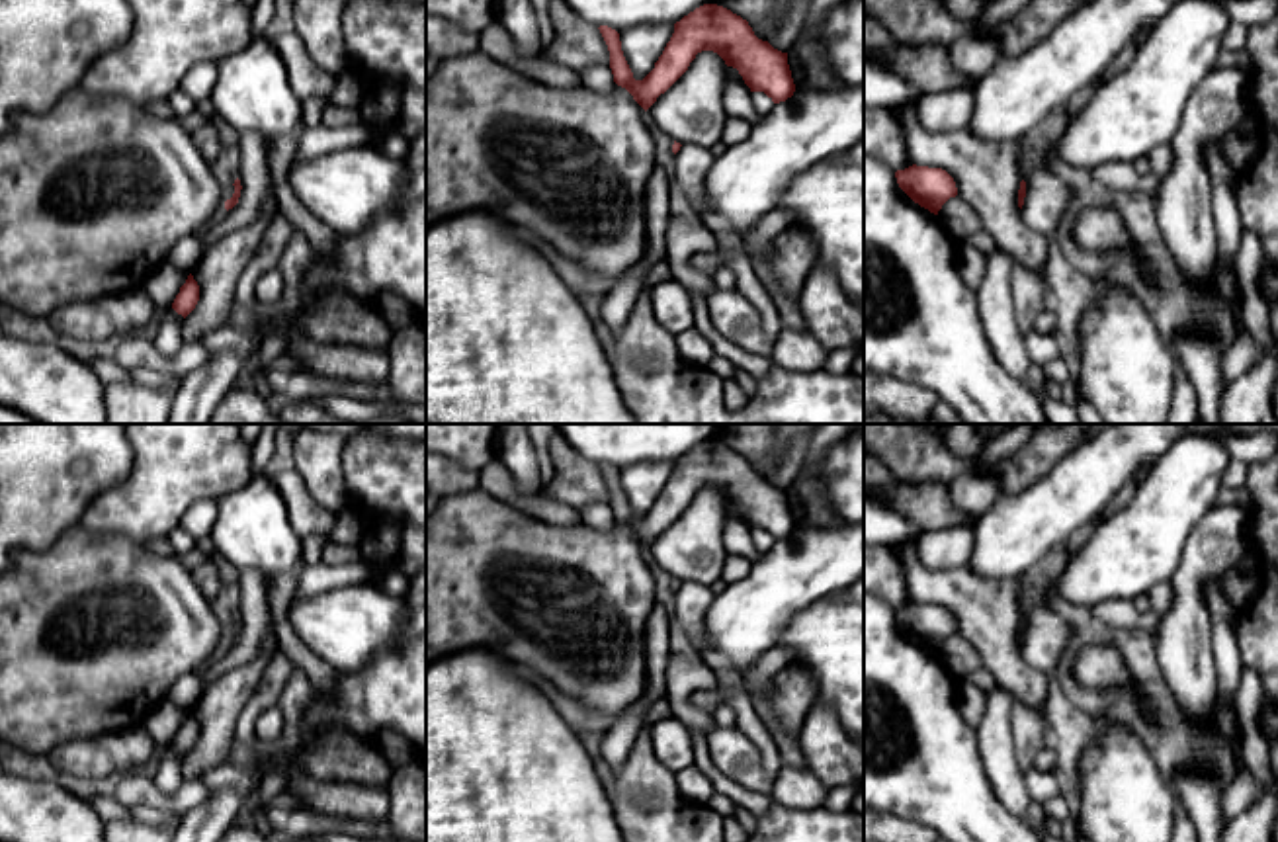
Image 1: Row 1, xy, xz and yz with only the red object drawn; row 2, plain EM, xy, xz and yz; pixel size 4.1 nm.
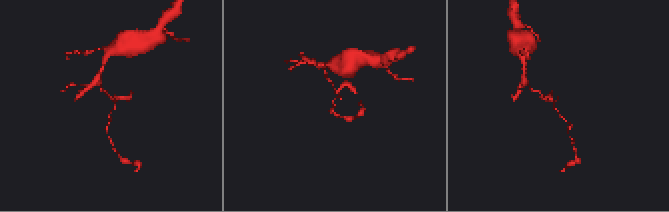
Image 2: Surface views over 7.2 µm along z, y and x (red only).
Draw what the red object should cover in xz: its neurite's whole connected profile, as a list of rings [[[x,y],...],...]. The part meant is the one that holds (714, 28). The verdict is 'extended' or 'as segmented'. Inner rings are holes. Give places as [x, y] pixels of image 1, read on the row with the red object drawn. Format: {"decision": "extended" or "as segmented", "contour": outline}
{"decision": "as segmented", "contour": [[[703,4],[674,23],[670,41],[643,80],[633,78],[619,33],[608,25],[598,29],[610,51],[614,82],[625,88],[645,111],[702,51],[717,53],[727,66],[739,70],[750,92],[764,92],[774,104],[786,102],[795,92],[788,53],[758,39],[746,20],[717,4]]]}

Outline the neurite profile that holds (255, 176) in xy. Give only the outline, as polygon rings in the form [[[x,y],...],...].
[[[256,131],[240,133],[240,197],[227,211],[223,223],[225,232],[252,225],[262,215],[264,199],[274,193],[272,174],[268,168],[266,137]]]

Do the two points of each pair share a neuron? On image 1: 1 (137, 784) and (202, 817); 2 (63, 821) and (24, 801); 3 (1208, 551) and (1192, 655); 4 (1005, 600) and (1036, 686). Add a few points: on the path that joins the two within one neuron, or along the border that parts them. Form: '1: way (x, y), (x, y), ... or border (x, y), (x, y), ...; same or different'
1: border (213, 790), (180, 819); different
2: way (53, 821), (45, 821), (34, 811); same
3: way (1191, 577), (1191, 630); same
4: way (1005, 622), (1005, 657), (1015, 667); same

